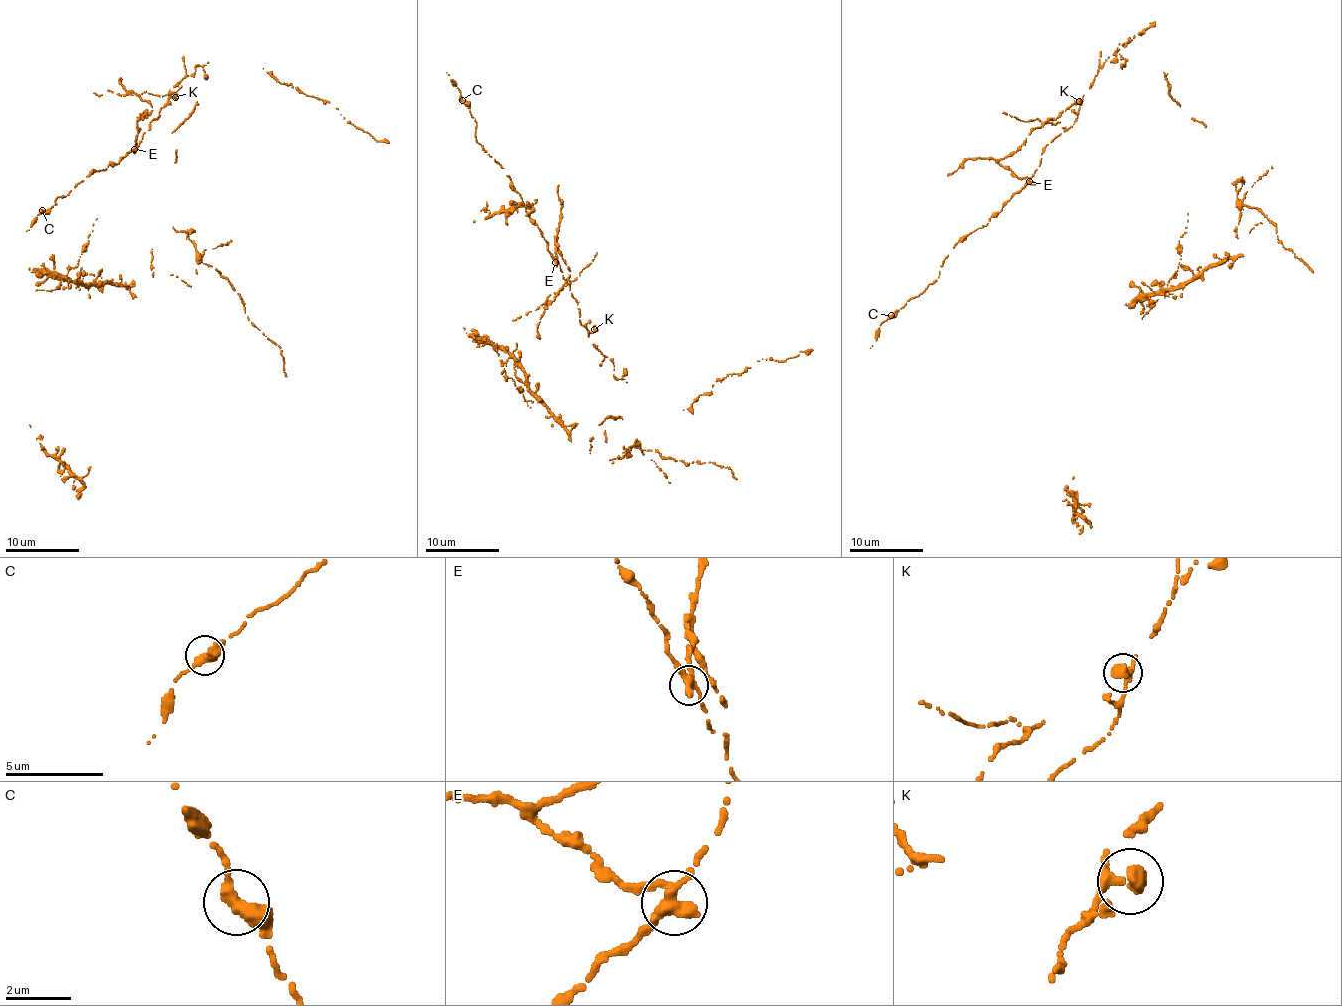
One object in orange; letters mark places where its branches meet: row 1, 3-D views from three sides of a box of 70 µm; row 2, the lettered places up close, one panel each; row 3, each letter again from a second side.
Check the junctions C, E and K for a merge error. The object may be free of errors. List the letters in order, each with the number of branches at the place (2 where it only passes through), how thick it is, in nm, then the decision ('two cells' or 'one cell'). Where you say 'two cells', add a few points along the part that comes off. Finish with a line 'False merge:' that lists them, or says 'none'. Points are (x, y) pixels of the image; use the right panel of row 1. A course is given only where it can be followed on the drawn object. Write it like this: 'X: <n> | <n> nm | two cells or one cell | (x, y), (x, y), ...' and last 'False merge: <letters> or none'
C: 3 | 320 nm | one cell
E: 3 | 320 nm | two cells
K: 2 | 360 nm | one cell
False merge: E

